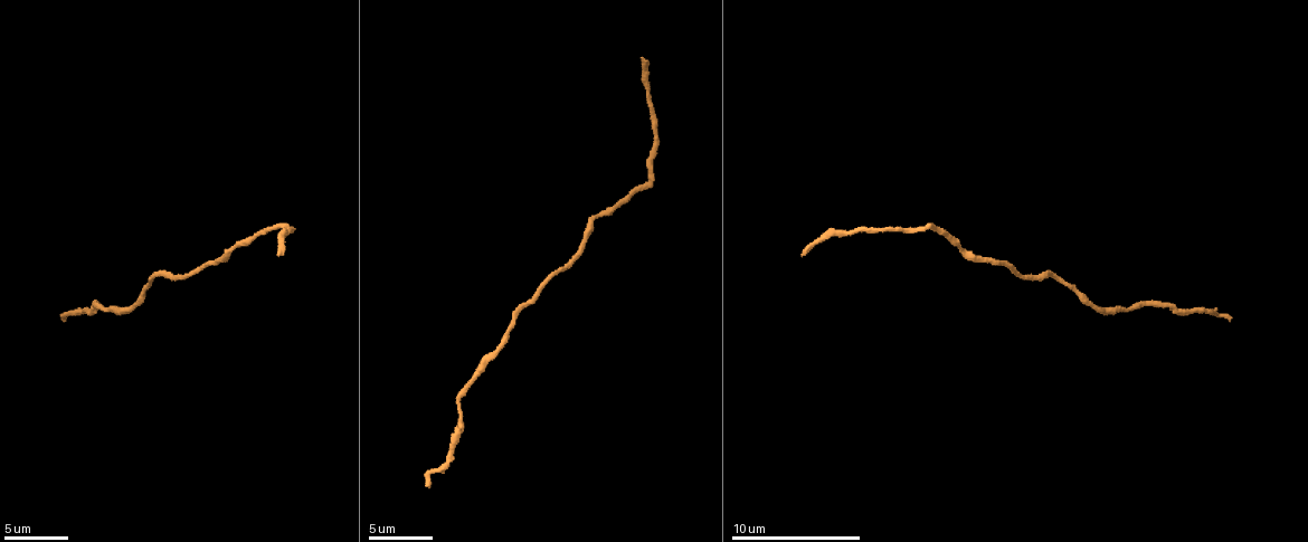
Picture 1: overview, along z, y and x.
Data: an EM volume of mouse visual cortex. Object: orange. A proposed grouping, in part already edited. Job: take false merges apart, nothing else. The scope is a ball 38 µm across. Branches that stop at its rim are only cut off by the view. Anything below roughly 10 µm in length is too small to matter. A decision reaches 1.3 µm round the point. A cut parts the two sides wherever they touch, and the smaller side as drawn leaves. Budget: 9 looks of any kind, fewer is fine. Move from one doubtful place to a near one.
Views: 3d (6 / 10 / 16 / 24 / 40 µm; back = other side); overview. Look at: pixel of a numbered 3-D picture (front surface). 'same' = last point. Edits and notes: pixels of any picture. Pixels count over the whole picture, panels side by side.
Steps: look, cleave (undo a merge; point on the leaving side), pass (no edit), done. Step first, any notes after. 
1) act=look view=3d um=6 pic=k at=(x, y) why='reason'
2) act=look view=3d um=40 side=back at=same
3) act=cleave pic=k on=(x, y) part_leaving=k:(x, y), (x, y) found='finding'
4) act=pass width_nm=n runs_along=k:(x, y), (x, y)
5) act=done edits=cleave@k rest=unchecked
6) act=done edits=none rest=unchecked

act=look view=3d um=10 pic=1 at=(192, 274)

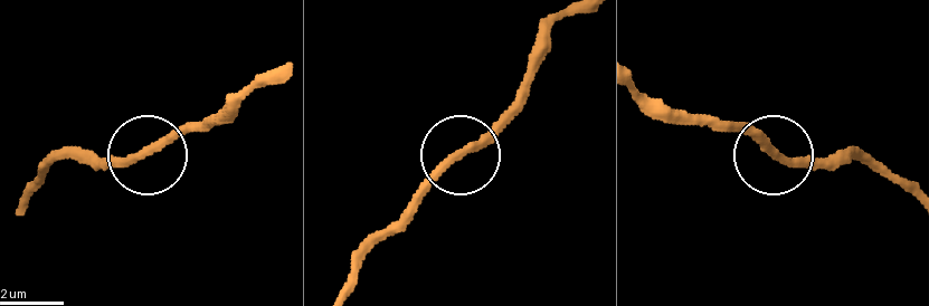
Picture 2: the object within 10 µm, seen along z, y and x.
act=pass runs_along=2:(771, 152), (824, 161) found='continuous, no second neuron'

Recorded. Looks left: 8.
act=look view=3d um=10 pic=1 at=(653, 156) why='sudden change in width'

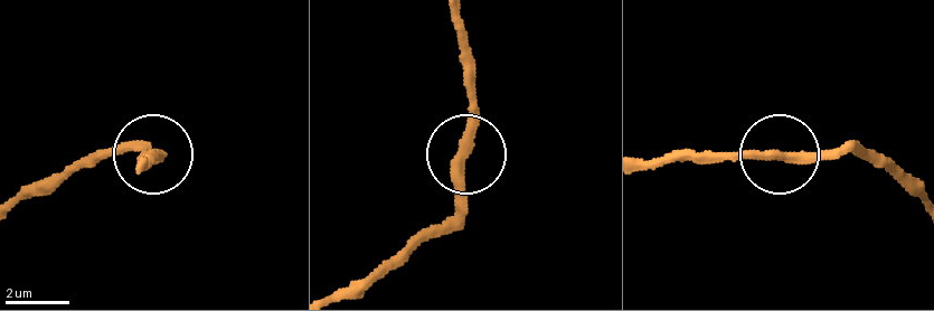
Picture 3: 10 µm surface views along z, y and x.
act=pass found='continuous, no second neuron'

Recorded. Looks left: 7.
act=look view=3d um=10 pic=1 at=(1113, 311)

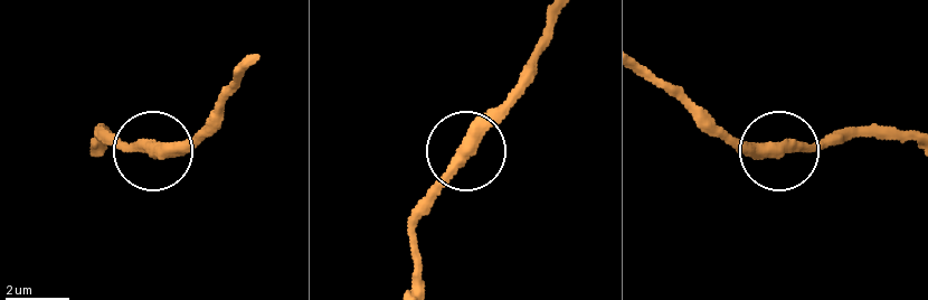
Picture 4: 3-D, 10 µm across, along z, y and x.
act=pass runs_along=4:(647, 75), (680, 88), (744, 142), (784, 153), (837, 144) found='all the same neuron'

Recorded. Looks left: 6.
act=look view=3d um=10 pic=1 at=(458, 423) why='thick turns thin'

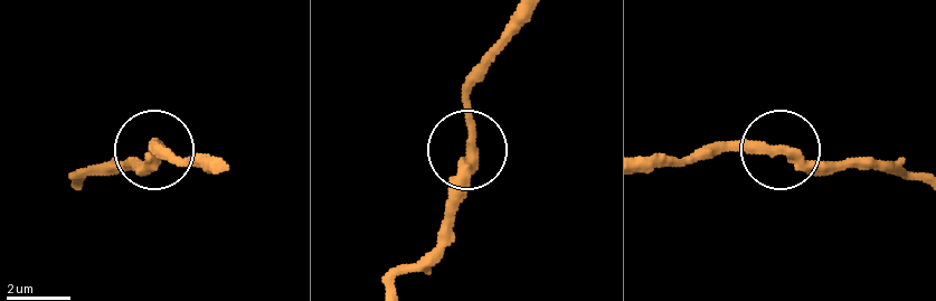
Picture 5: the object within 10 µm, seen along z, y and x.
act=pass runs_along=5:(529, 15), (471, 95), (468, 159), (452, 220) found='one neuron here'

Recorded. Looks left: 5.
act=done edits=none rest=unchecked

